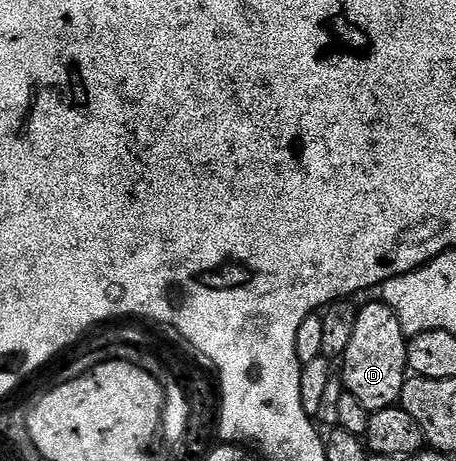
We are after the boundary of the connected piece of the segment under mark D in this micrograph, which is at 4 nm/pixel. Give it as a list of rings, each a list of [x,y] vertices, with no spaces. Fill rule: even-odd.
[[[375,299],[359,309],[357,323],[353,326],[353,340],[349,342],[349,347],[341,359],[341,380],[344,390],[351,393],[353,399],[360,401],[361,407],[365,407],[368,413],[390,409],[398,402],[409,376],[408,340],[397,315],[388,305],[384,305],[382,300]]]

